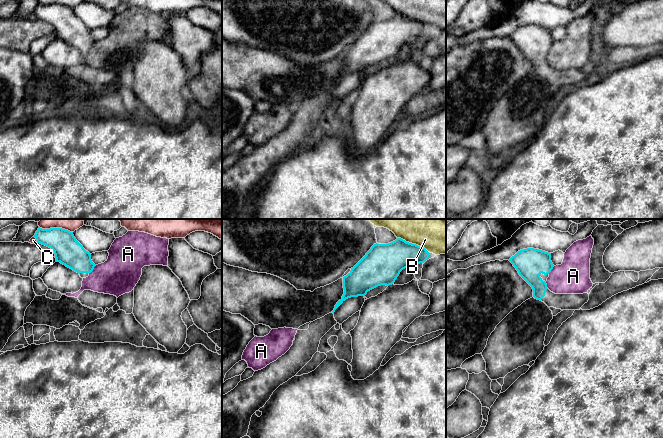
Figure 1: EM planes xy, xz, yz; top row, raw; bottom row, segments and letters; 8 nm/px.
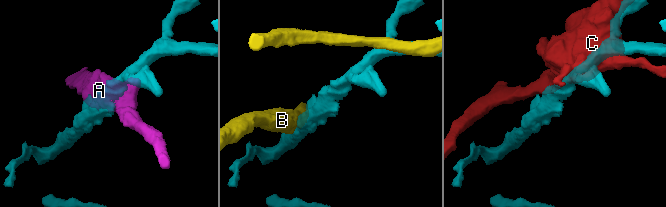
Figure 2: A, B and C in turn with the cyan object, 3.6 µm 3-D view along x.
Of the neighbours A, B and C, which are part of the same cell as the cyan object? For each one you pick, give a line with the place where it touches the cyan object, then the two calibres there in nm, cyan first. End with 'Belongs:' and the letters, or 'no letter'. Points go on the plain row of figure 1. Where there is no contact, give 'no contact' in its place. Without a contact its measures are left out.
Belongs: no letter

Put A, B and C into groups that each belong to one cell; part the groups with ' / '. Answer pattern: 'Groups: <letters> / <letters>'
Groups: A / B / C

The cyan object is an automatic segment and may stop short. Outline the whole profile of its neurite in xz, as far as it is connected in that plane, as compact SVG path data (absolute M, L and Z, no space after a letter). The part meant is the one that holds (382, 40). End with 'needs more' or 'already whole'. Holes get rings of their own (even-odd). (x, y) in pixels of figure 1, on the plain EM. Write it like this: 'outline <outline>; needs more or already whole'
outline M401 14L388 20L374 20L366 31L353 43L351 47L343 53L344 70L337 78L332 89L348 74L365 72L368 67L381 62L392 61L400 48L405 44L415 45L420 39L424 39L429 34L429 28L416 20L406 18Z; already whole

